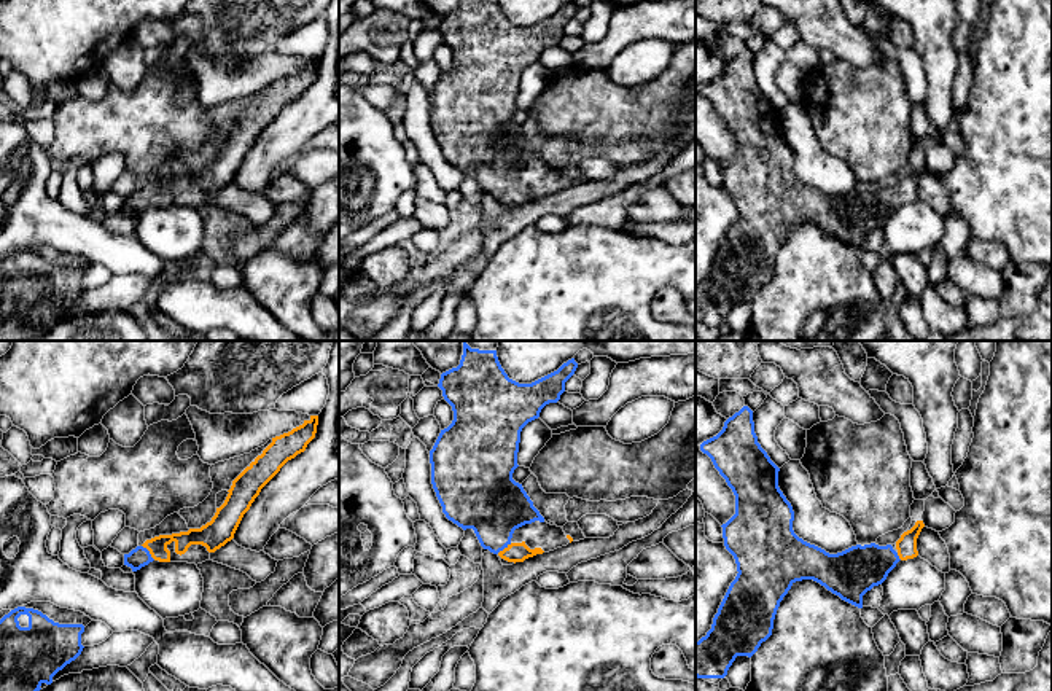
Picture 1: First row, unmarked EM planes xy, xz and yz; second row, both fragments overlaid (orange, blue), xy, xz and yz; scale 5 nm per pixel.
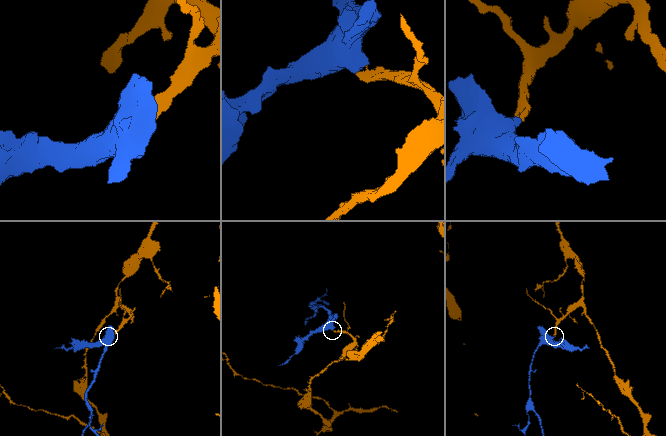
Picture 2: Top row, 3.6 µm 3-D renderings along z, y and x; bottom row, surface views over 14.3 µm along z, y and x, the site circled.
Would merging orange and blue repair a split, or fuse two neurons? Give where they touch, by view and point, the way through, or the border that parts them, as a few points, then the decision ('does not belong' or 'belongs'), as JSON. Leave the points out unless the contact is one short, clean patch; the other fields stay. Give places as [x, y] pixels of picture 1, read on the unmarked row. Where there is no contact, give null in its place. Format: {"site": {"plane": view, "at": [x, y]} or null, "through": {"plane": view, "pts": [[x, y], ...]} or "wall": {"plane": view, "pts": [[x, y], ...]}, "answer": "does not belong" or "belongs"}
{"site": {"plane": "xy", "at": [150, 196]}, "through": {"plane": "xy", "pts": [[158, 190], [150, 196], [136, 203]]}, "answer": "belongs"}

